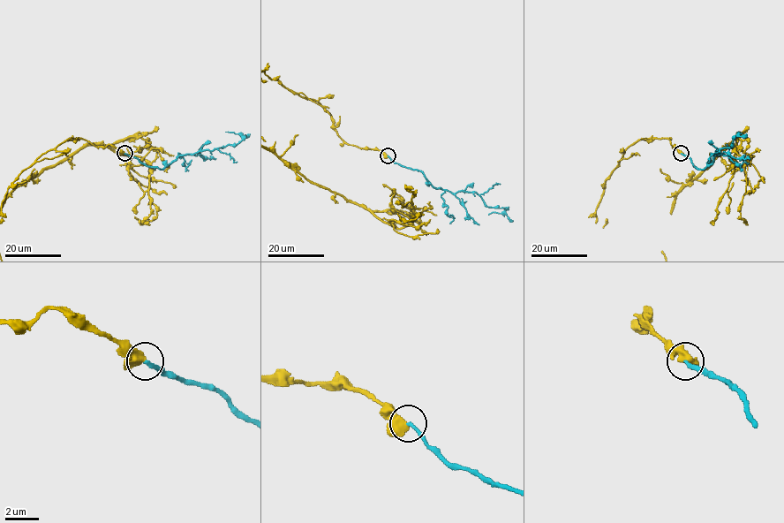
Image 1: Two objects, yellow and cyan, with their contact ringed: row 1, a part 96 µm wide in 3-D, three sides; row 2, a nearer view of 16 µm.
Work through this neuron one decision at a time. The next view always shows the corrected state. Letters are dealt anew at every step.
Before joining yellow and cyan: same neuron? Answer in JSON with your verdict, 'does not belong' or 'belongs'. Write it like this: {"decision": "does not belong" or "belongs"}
{"decision": "does not belong"}

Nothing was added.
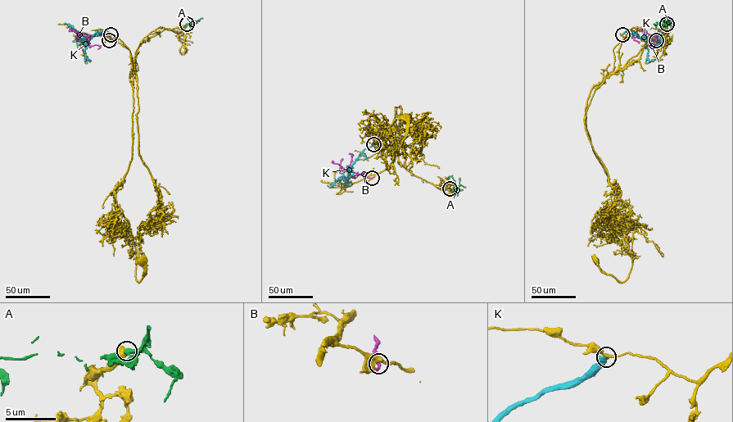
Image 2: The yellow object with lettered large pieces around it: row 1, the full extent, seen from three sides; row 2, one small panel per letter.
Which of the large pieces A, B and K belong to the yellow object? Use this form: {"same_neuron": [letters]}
{"same_neuron": ["A"]}

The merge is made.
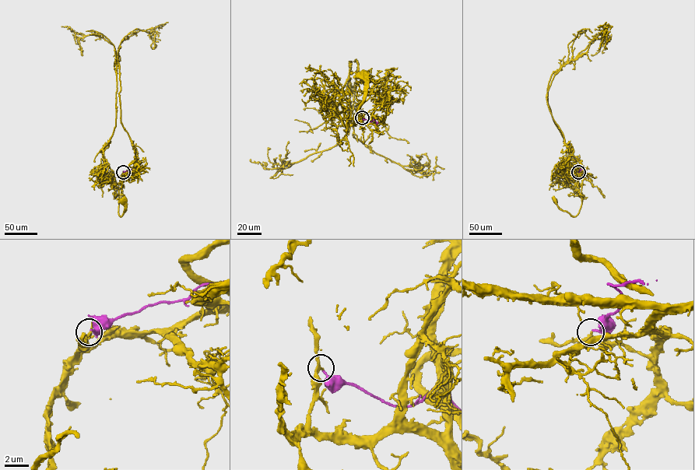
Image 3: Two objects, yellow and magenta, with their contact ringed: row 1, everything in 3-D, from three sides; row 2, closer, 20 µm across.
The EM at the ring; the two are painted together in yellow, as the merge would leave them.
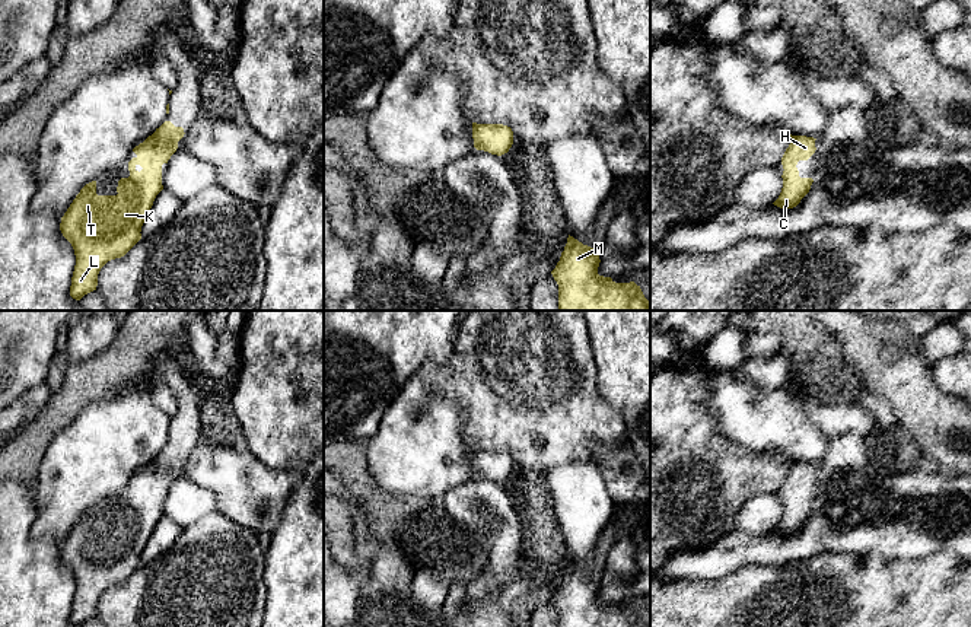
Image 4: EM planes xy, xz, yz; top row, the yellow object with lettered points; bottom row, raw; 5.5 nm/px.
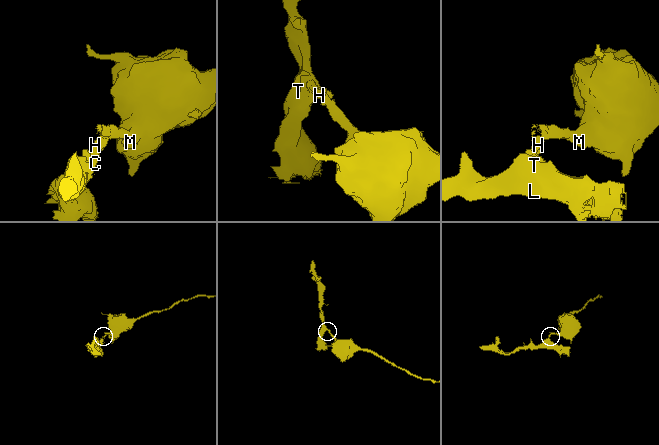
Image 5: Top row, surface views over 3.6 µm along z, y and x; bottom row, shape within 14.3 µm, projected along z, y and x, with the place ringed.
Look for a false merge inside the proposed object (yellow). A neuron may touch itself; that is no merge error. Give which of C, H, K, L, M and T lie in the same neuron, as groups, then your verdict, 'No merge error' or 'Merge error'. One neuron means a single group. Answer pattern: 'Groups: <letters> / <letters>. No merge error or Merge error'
Groups: C H K L T / M. Merge error

